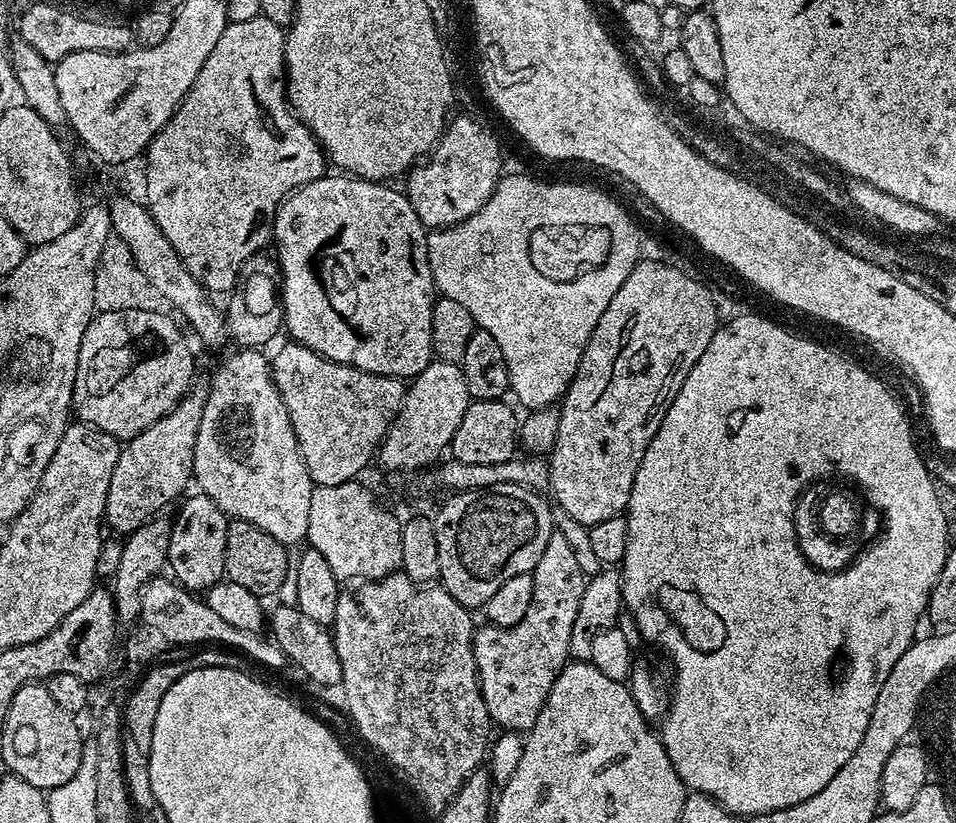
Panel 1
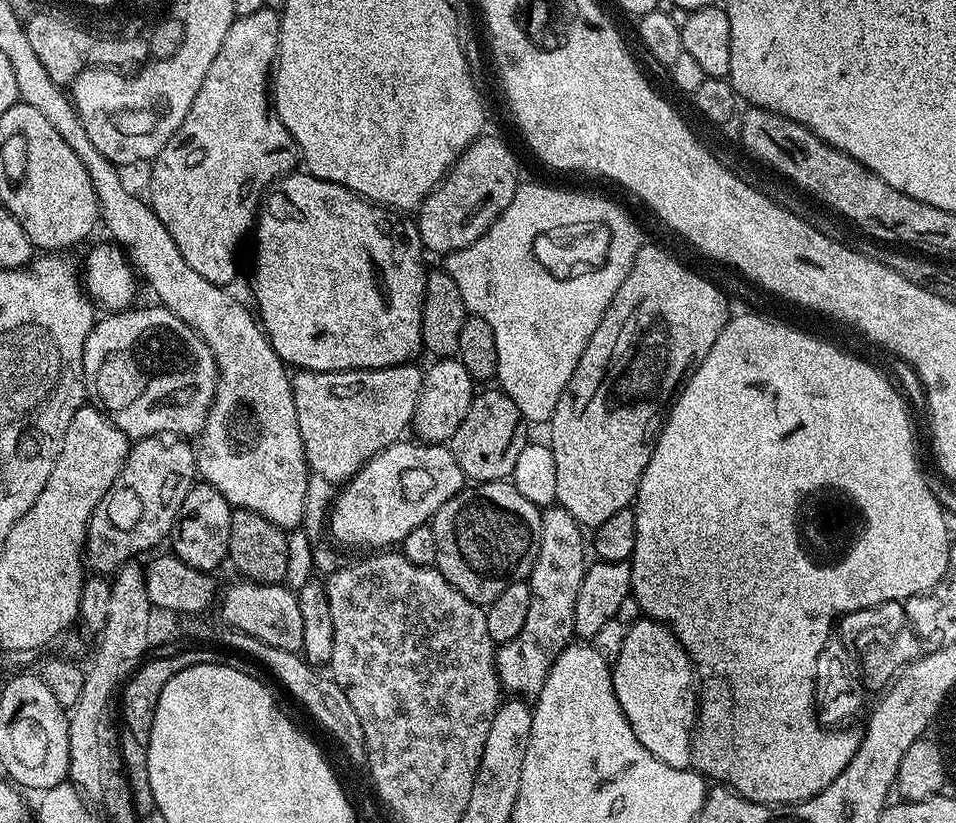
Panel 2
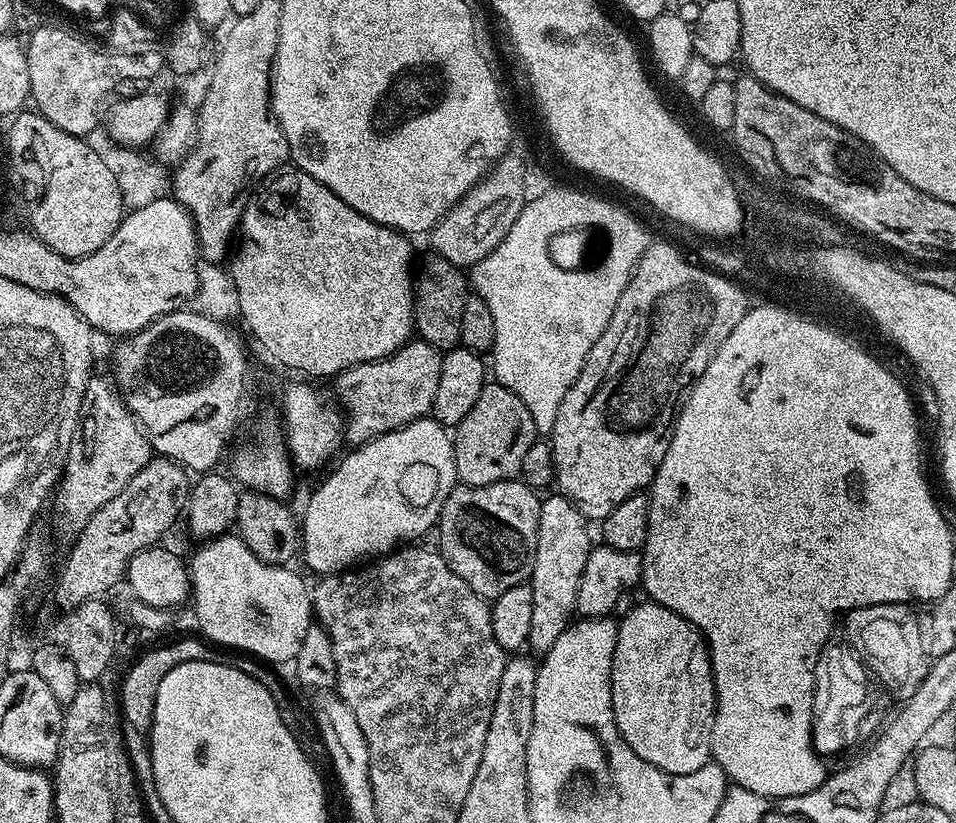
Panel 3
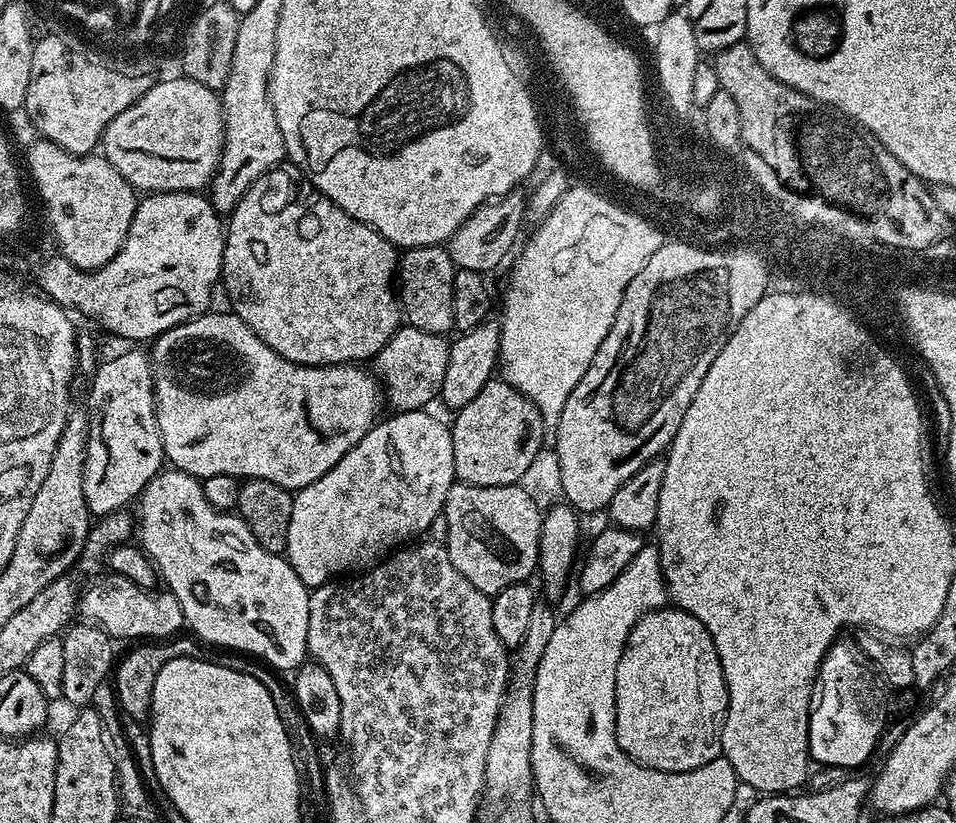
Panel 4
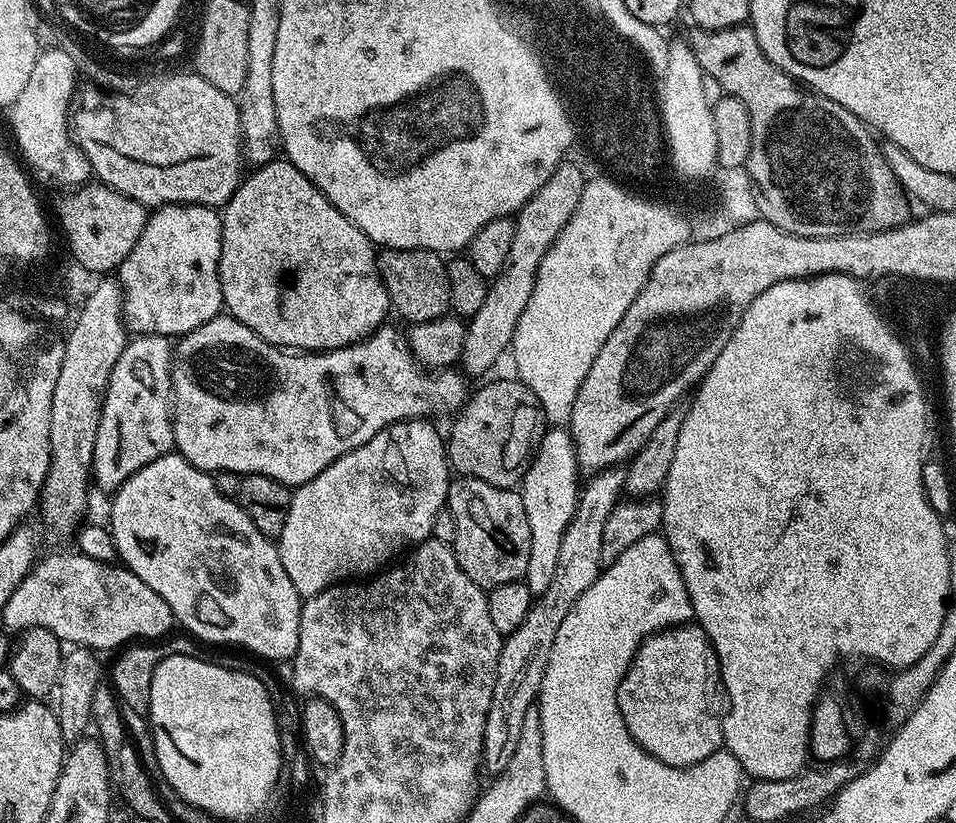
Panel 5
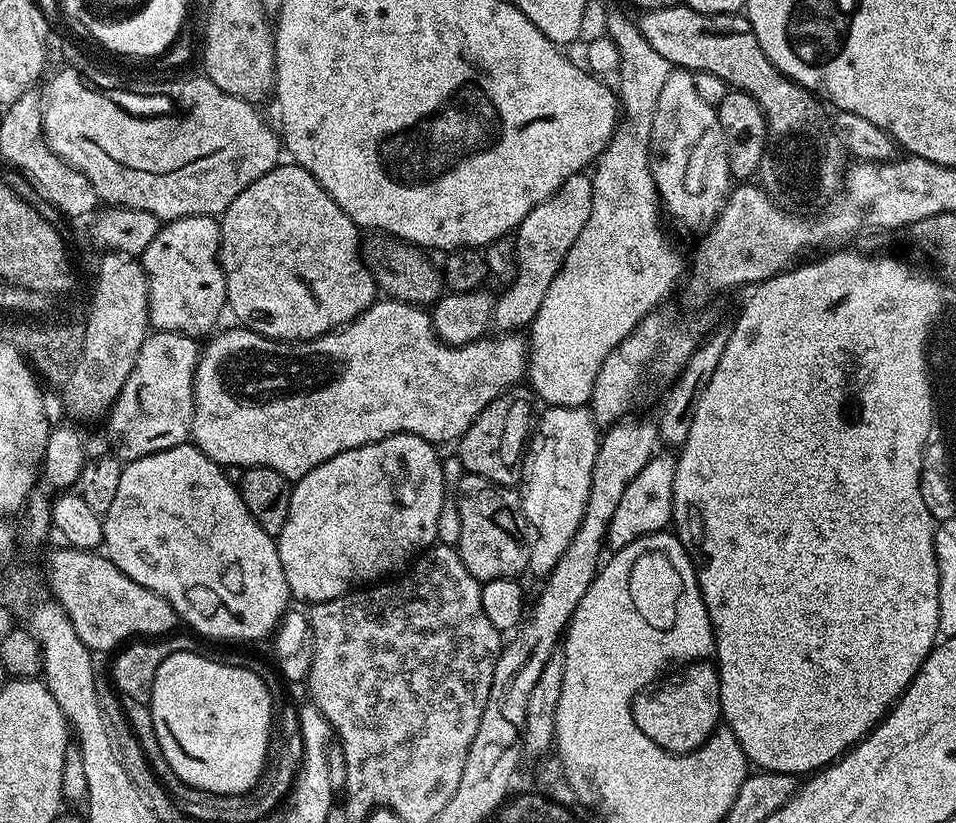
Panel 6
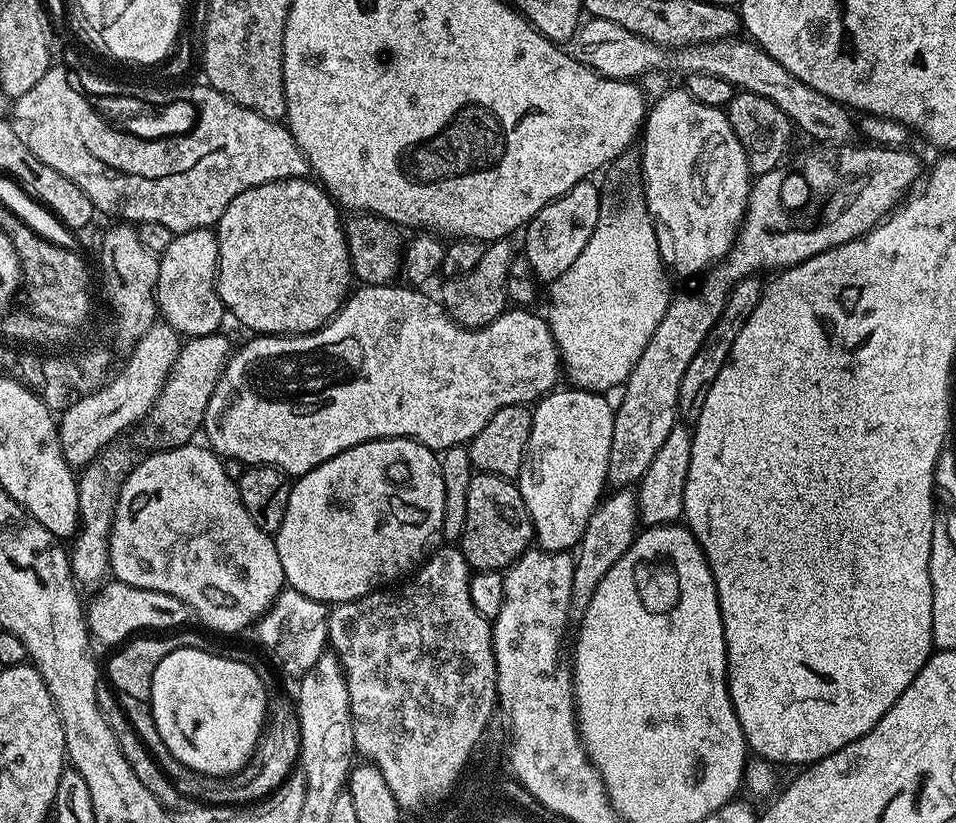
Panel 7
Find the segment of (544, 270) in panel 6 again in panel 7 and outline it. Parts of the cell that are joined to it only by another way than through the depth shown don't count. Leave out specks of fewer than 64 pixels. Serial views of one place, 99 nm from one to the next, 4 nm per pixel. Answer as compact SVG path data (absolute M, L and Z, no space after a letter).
M591 179L578 182L566 194L557 200L551 200L545 208L538 210L538 214L526 225L522 256L532 268L537 281L551 282L562 278L562 274L574 266L578 254L582 254L586 242L590 242L590 234L594 234L594 226L598 226L602 203L602 192L592 183Z

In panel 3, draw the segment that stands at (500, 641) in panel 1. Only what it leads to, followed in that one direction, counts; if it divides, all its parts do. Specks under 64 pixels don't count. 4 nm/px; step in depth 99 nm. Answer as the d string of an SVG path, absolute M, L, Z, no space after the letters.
M562 494L544 496L538 514L536 557L530 583L534 594L534 615L530 621L527 647L533 653L543 654L558 642L558 636L573 623L578 598L578 582L582 582L582 569L586 567L588 552L594 540L588 537L589 521Z

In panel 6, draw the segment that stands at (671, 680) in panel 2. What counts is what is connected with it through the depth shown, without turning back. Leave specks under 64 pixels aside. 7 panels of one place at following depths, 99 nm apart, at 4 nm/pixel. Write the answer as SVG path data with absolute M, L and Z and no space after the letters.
M697 662L686 669L684 682L672 682L666 686L645 691L632 701L635 725L656 745L676 755L698 749L719 727L720 679L715 667L708 662Z

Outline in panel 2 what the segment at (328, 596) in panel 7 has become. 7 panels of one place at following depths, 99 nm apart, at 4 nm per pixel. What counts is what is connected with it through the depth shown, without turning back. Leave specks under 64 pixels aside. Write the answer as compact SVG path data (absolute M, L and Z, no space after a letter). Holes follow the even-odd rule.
M411 439L391 444L367 460L337 491L328 513L329 537L332 535L348 548L368 548L364 550L384 550L399 545L396 544L399 540L406 539L415 528L423 524L425 527L434 513L465 487L464 471L454 462L451 447ZM380 480L384 480L384 492L380 492Z

